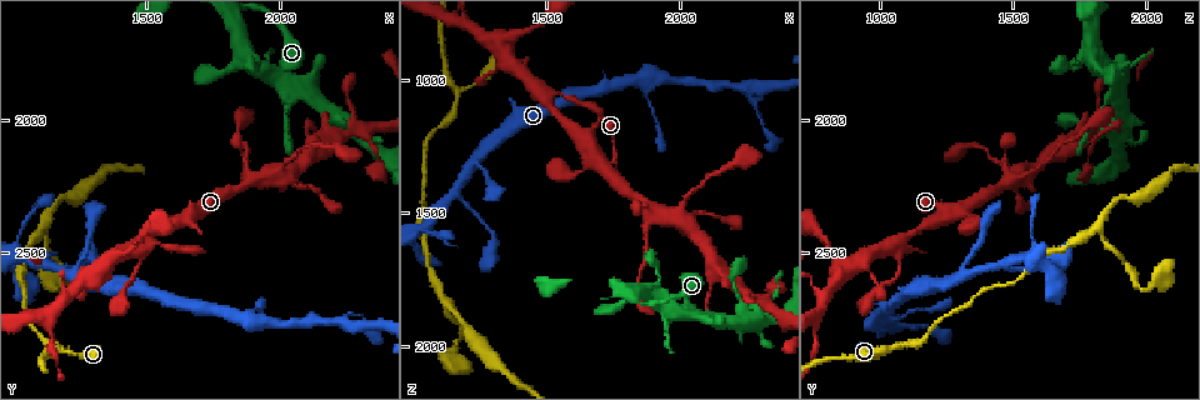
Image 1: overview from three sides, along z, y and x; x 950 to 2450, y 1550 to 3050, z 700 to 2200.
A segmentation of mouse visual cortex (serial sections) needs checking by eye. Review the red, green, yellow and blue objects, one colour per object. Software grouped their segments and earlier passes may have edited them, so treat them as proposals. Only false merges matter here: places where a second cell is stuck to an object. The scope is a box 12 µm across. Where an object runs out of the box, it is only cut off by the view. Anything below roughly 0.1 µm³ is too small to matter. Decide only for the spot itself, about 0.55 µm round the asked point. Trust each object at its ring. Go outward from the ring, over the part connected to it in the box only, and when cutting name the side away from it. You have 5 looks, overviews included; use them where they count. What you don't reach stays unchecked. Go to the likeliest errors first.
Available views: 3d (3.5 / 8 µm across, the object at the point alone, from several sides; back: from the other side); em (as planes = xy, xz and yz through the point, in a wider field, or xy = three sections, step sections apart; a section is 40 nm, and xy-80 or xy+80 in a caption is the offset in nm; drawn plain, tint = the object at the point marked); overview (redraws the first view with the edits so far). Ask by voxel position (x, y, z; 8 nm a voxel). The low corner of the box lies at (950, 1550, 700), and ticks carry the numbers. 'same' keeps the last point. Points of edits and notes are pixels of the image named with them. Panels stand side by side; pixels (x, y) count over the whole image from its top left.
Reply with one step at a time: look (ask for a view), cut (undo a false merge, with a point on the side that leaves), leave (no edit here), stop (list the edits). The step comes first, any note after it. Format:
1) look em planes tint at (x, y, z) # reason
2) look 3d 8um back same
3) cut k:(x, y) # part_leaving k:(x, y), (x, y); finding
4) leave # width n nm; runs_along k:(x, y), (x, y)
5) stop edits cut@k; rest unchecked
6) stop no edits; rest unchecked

look 3d 8um at (2270, 2770, 1040) # arms part here

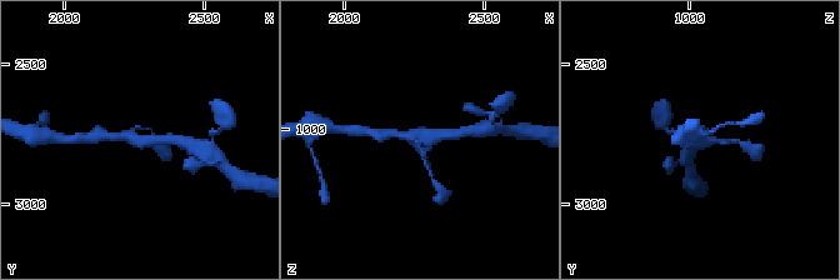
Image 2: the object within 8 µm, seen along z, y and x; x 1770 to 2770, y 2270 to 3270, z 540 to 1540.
look em xy step 3 tint at (2270, 2780, 1050)

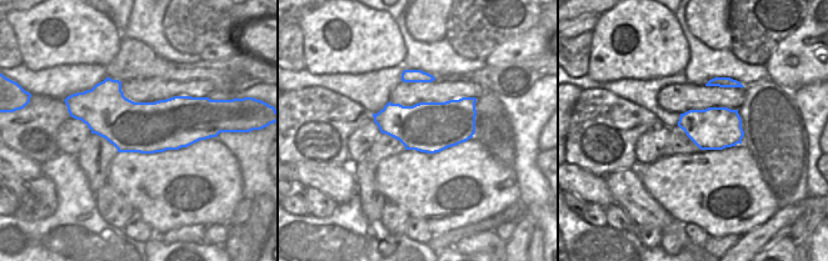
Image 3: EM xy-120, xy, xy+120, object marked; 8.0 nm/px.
leave # continuous, no second cell

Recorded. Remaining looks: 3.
look 3d 3.5um back at (1180, 2860, 1040) # arms part here

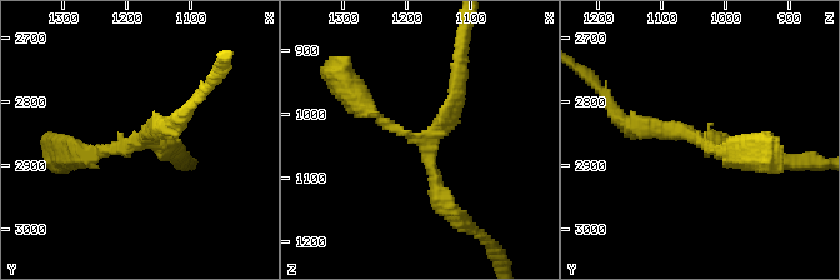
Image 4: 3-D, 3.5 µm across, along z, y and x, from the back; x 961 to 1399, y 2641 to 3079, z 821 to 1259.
look em xy step 2 tint at (1180, 2860, 1045)

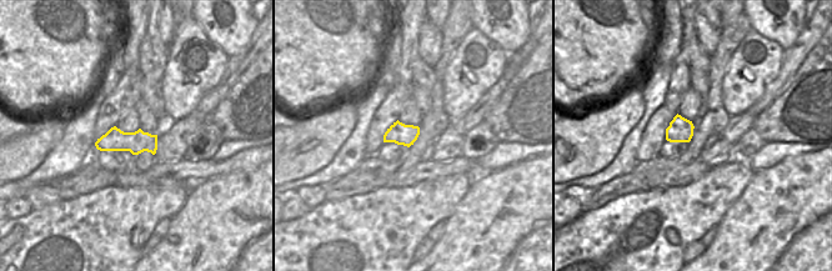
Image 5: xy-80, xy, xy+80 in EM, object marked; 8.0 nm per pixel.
look em planes tint same # another direction

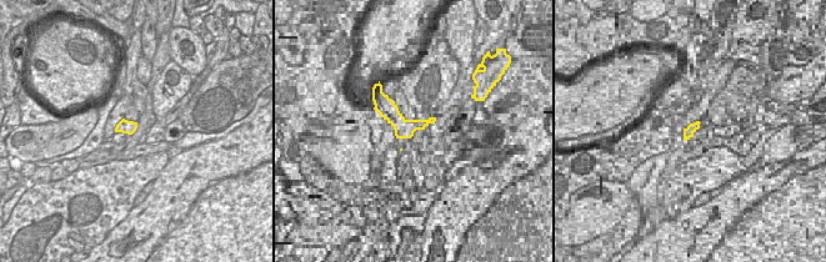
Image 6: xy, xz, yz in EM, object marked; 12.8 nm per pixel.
leave # runs_along 4:(354, 96), (426, 144), (454, 211); all the same cell

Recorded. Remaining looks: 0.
stop no edits; rest unchecked

